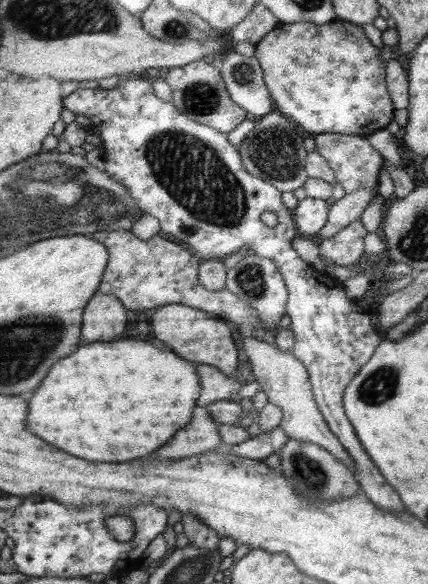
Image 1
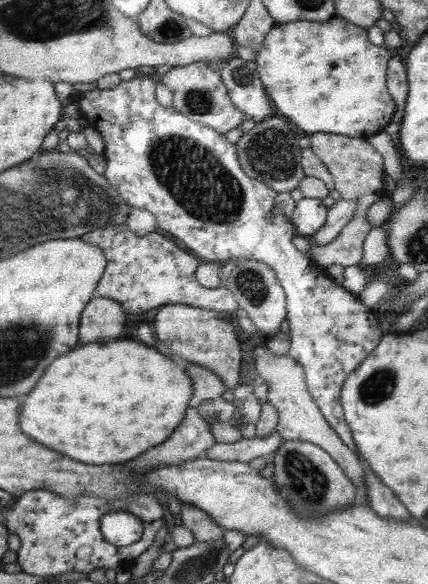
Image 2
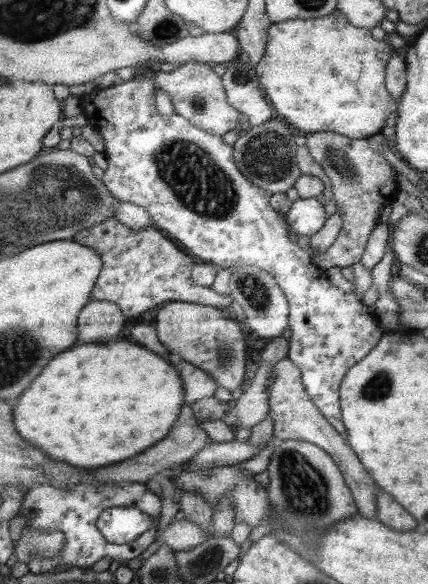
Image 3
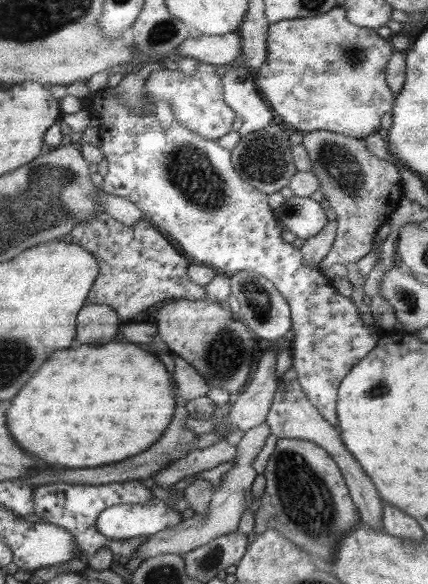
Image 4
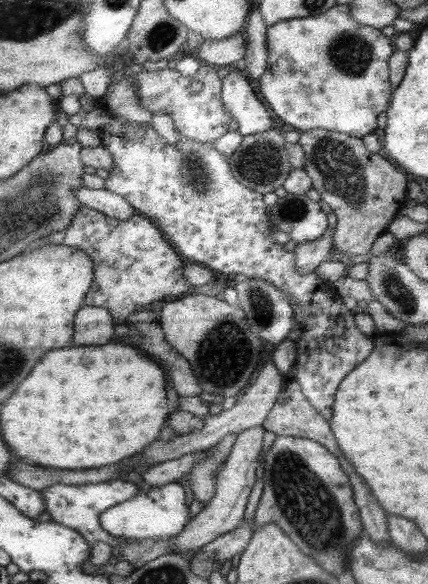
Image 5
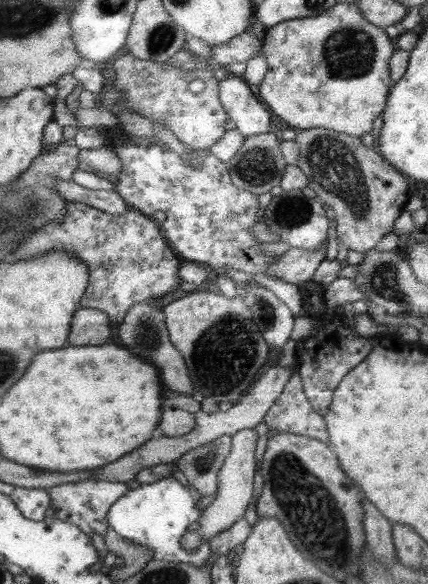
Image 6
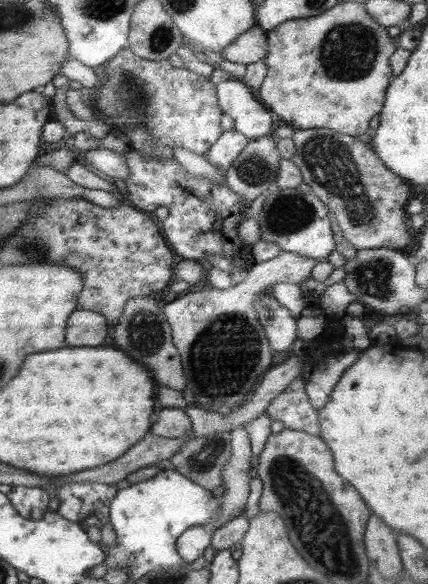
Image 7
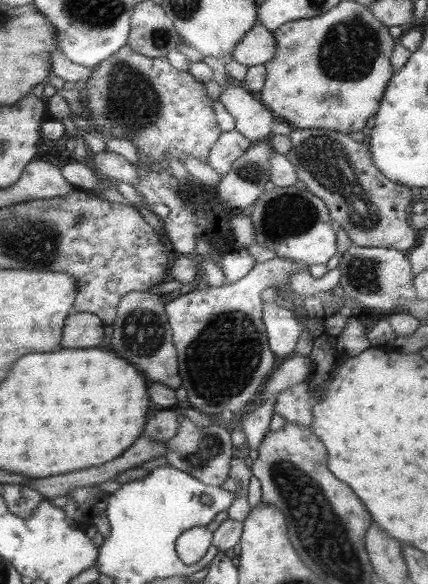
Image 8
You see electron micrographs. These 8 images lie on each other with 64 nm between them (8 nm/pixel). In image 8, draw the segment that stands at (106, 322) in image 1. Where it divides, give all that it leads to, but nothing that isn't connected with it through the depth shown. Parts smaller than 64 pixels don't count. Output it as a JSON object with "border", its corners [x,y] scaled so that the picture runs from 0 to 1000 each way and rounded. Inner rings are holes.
{"border":[[[166,534],[145,563],[150,596],[220,596],[243,582],[243,555],[224,538]]]}

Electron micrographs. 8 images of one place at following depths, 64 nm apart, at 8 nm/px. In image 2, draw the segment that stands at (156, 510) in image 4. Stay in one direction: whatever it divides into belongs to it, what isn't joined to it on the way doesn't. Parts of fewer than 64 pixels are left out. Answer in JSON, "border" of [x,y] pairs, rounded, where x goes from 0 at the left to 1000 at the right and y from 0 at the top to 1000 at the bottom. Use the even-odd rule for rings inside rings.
{"border":[[[262,873],[234,889],[238,918],[266,935],[313,932],[334,914],[336,896],[304,875]]]}

